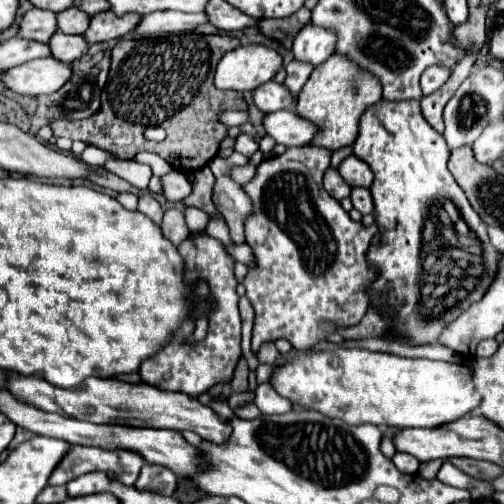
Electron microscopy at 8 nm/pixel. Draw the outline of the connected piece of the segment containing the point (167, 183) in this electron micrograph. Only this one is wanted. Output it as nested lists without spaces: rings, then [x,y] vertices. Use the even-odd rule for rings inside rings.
[[[170,171],[168,175],[164,175],[162,185],[164,185],[164,197],[174,203],[186,199],[192,193],[192,185],[188,183],[186,175],[178,171]]]

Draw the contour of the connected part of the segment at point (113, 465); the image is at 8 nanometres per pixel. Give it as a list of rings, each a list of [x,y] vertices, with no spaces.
[[[76,445],[50,475],[50,485],[66,485],[68,481],[92,471],[102,471],[110,479],[116,479],[124,485],[134,485],[142,465],[144,459],[132,451],[104,451],[100,447]]]

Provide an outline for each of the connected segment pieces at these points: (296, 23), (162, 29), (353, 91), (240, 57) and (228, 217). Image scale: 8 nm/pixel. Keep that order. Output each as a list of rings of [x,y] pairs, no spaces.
[[[306,7],[298,9],[298,13],[286,17],[286,19],[264,19],[262,21],[262,33],[274,41],[292,43],[292,37],[310,21],[310,11]]]
[[[158,11],[144,15],[136,25],[136,37],[169,37],[189,33],[200,23],[206,23],[208,17],[204,13],[182,13],[182,11]]]
[[[330,55],[328,61],[324,61],[312,71],[310,79],[306,81],[304,89],[296,99],[296,113],[300,117],[306,117],[306,121],[318,127],[314,141],[310,141],[308,145],[324,147],[330,151],[350,147],[358,137],[358,123],[362,111],[366,111],[380,99],[382,99],[382,85],[378,85],[378,81],[370,77],[370,73],[358,71],[354,63],[348,61],[346,57]]]
[[[242,45],[230,53],[226,53],[216,69],[216,77],[214,77],[214,85],[218,89],[232,89],[232,91],[254,91],[258,85],[270,81],[276,71],[282,67],[282,57],[264,45]]]
[[[214,157],[214,161],[210,161],[208,165],[216,177],[212,189],[212,203],[228,223],[232,241],[244,243],[244,221],[246,217],[250,217],[252,201],[242,189],[242,185],[230,177],[230,173],[234,167],[242,167],[246,163],[224,163],[224,159]]]

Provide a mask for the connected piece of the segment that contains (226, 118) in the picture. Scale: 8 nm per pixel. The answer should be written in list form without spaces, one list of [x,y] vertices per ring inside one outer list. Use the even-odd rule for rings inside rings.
[[[228,111],[228,113],[222,113],[220,121],[226,127],[238,127],[238,125],[248,121],[248,113],[244,113],[244,111]]]

